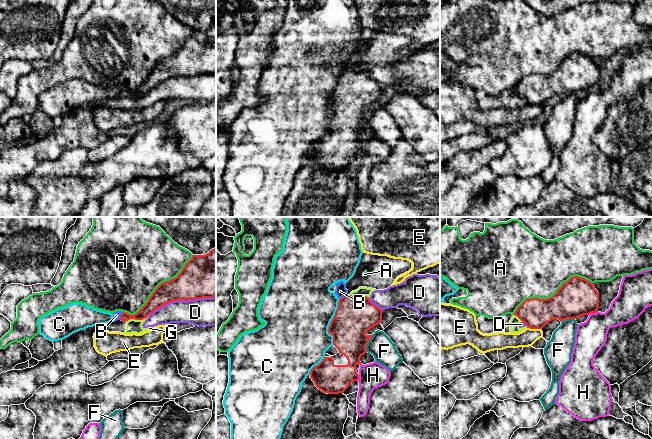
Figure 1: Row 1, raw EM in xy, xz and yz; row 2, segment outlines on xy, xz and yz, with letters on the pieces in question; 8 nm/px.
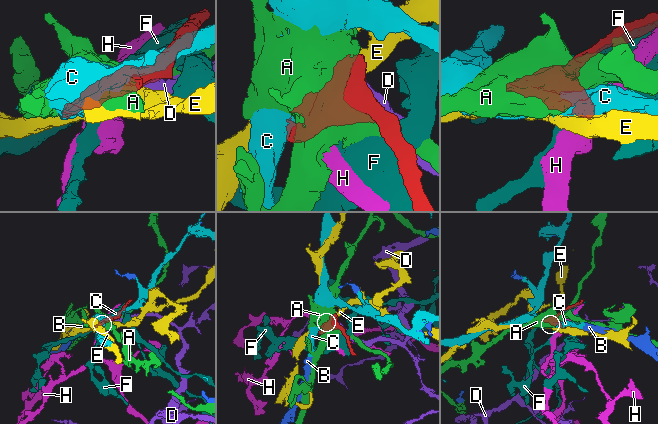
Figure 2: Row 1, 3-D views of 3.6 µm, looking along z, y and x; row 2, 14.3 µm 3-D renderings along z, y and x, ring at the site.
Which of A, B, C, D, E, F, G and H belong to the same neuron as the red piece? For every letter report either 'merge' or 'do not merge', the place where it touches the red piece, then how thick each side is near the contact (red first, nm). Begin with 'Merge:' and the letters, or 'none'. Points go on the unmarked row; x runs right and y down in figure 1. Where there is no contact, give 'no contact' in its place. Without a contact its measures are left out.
Merge: none
A: do not merge | yz (553, 71) | 300/460 nm
B: do not merge | xy (120, 92) | 90/60 nm
C: do not merge | xz (330, 98) | 300/500 nm
D: do not merge | xy (181, 75) | 340/220 nm
E: do not merge | yz (534, 104) | 240/140 nm
F: do not merge | xz (367, 119) | 300/190 nm
G: do not merge | xy (136, 95) | 140/110 nm
H: do not merge | yz (592, 88) | 300/240 nm

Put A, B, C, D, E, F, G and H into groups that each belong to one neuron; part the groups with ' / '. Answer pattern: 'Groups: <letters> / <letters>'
Groups: A / B C / D G / E / F / H

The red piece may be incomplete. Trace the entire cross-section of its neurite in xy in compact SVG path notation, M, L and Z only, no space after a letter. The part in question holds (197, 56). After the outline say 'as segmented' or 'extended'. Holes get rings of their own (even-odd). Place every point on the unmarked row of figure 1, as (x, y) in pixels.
M216 24L205 31L193 31L178 52L161 59L136 90L122 88L119 96L143 96L173 77L213 73L216 73Z; as segmented

